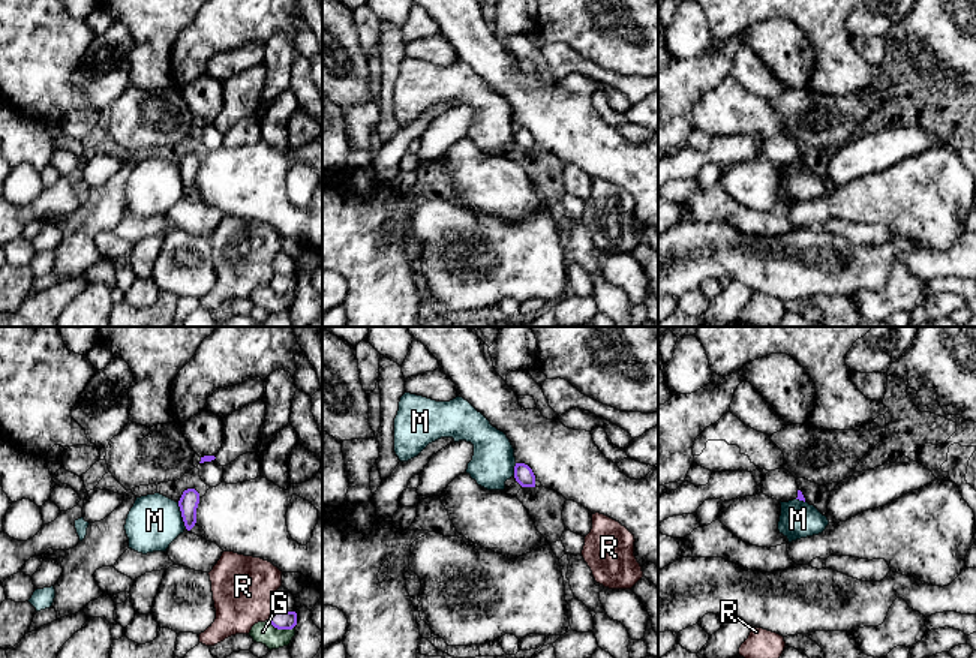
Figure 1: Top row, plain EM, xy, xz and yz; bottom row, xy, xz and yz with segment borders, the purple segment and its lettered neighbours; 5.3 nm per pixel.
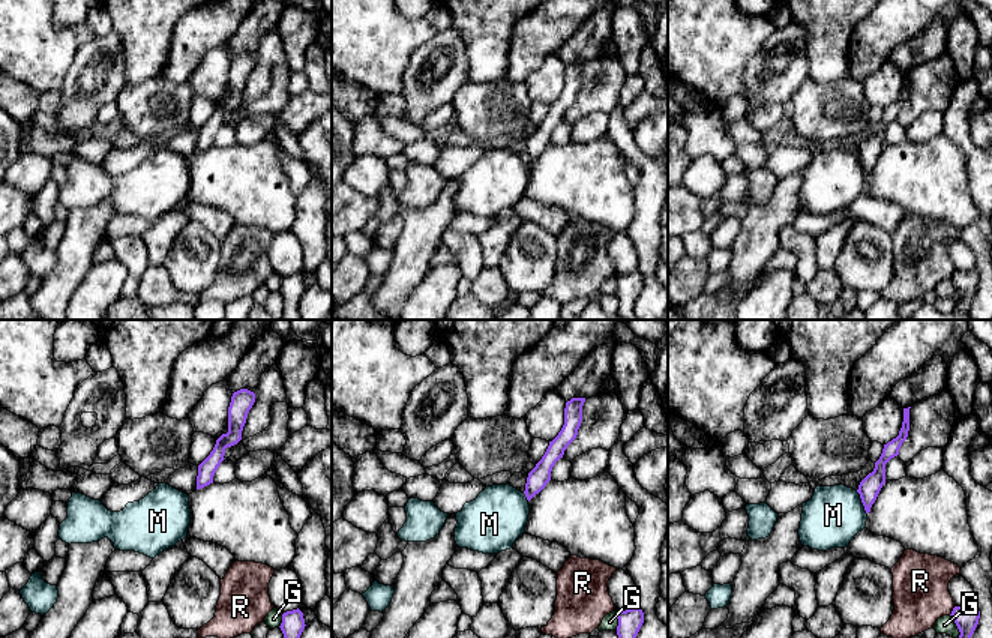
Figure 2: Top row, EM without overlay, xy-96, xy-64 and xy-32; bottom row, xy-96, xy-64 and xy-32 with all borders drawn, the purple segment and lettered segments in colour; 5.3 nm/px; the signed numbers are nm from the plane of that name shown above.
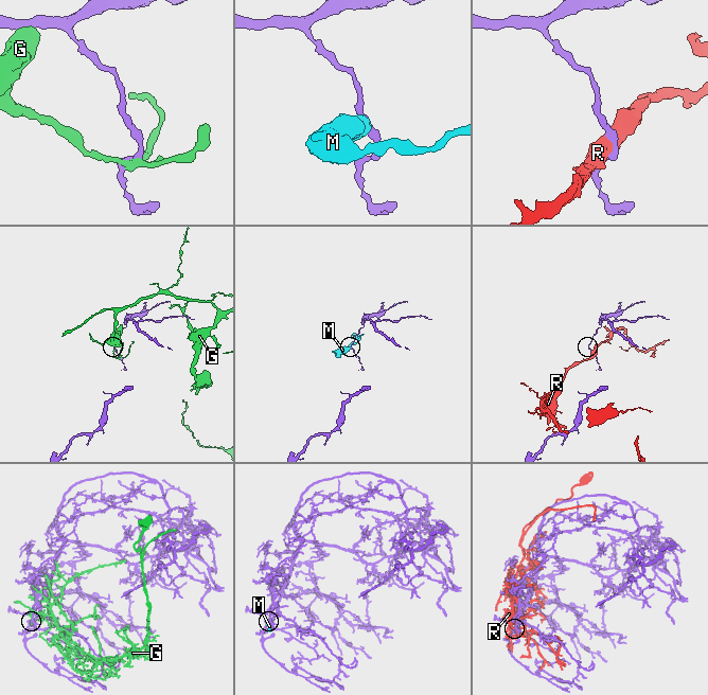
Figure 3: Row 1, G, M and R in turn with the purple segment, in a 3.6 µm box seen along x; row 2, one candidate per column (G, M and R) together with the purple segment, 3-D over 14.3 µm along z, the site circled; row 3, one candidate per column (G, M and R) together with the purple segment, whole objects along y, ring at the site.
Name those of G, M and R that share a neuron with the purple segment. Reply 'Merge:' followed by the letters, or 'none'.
Merge: none

